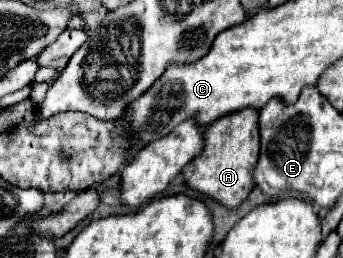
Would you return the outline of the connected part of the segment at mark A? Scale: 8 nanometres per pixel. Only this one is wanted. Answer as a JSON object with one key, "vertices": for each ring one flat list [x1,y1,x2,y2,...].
{"vertices":[[243,108,233,114,221,116,209,128,205,130,205,148,203,152,193,160,193,164,187,164,183,170,183,176,187,184,203,192,227,208,237,208,241,202,247,200,249,192,253,190,253,168,257,164,259,156,259,128,257,128,259,110]]}

